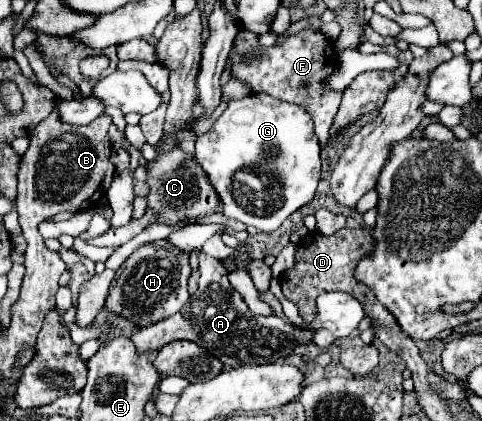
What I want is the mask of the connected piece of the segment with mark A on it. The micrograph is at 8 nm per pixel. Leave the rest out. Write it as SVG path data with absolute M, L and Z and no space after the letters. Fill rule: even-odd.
M204 252L200 258L200 280L196 294L190 296L186 306L178 310L178 314L164 318L152 326L138 328L132 336L132 342L138 350L160 350L166 342L174 340L190 340L198 346L204 346L218 360L224 362L226 368L238 368L246 364L268 364L278 362L278 358L288 356L294 348L302 344L312 344L312 330L308 326L296 326L280 316L258 316L252 314L242 296L230 286L228 270L224 264Z

